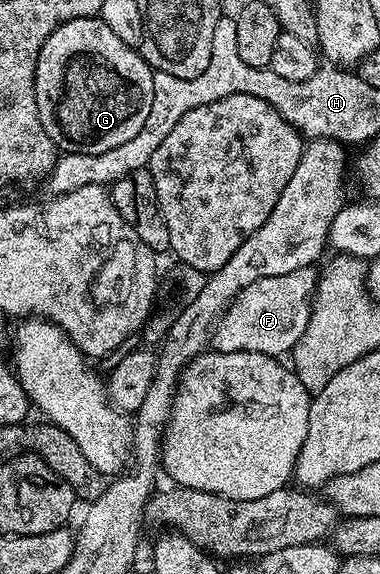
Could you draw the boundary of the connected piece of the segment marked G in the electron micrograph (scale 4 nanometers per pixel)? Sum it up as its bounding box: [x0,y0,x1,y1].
[36,16,154,155]

